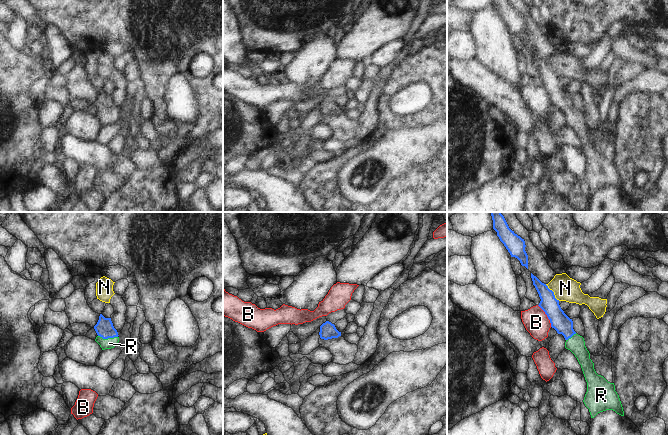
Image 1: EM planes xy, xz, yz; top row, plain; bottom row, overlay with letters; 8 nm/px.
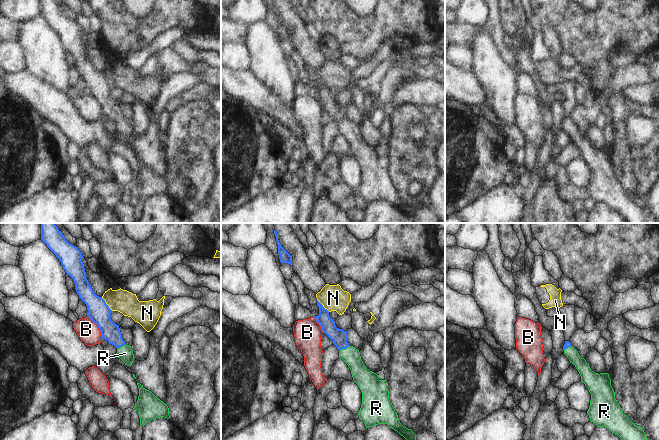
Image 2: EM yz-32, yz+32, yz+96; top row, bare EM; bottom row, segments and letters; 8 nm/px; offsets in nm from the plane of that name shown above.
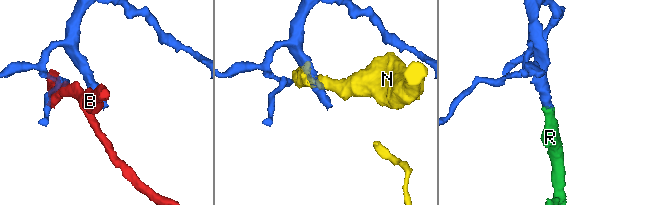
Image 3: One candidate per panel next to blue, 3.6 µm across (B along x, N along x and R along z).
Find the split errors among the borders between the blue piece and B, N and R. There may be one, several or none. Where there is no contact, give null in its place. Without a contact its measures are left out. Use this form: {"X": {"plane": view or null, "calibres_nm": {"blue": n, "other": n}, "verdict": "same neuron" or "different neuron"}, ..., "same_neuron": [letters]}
{"B": {"plane": "yz", "calibres_nm": {"blue": 150, "other": 200}, "verdict": "different neuron"}, "N": {"plane": "yz", "calibres_nm": {"blue": 150, "other": 190}, "verdict": "different neuron"}, "R": {"plane": "xy", "calibres_nm": {"blue": 150, "other": 90}, "verdict": "same neuron"}, "same_neuron": ["R"]}

